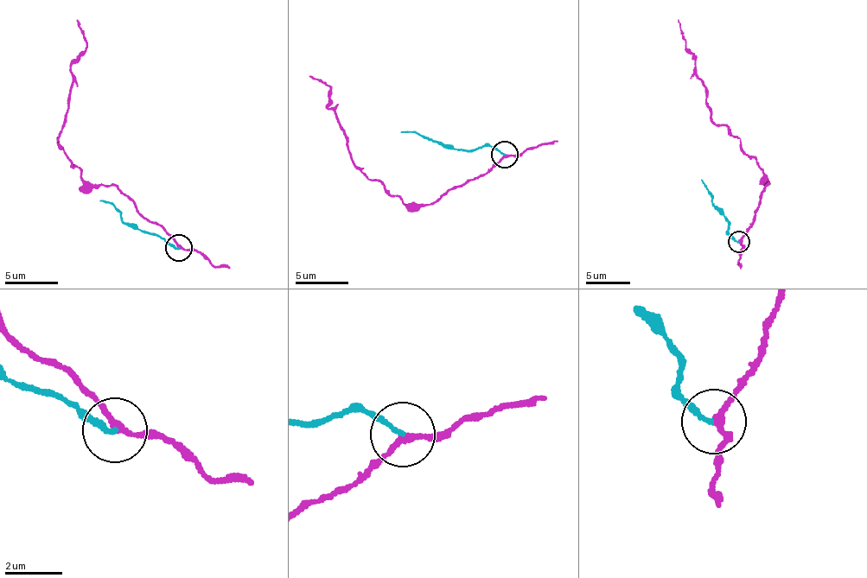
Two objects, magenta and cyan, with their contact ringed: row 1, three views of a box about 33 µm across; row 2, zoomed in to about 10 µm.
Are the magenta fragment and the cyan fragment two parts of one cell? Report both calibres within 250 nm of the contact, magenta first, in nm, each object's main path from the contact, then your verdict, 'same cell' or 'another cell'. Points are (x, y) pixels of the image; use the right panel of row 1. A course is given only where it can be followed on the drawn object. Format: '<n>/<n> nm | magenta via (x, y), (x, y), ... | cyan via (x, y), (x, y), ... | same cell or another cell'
200/150 nm | magenta via (738, 242), (767, 185), (756, 159), (713, 120), (678, 20) | cyan via (738, 242), (729, 234), (729, 225), (701, 180) | another cell

